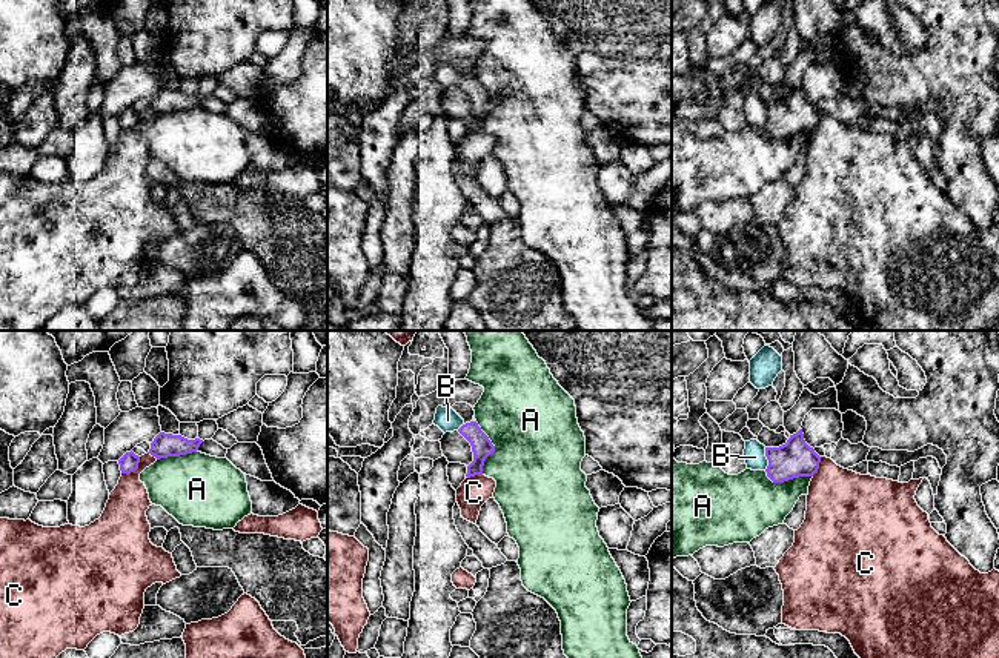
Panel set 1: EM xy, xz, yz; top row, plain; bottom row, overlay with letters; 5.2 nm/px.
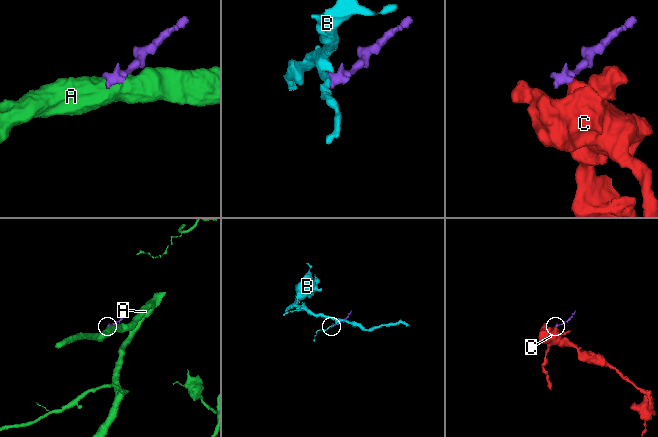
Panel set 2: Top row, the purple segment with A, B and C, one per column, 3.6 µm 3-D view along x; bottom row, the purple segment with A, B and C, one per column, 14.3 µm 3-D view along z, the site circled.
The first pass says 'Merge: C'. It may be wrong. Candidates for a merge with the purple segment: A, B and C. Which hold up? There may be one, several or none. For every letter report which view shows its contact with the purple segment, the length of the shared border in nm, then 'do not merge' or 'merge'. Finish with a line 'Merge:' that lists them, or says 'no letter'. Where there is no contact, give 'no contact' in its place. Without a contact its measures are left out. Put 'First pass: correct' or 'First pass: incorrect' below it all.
A: xz | 280 nm | do not merge
B: yz | 120 nm | do not merge
C: xy | 140 nm | do not merge
Merge: no letter
First pass: incorrect

